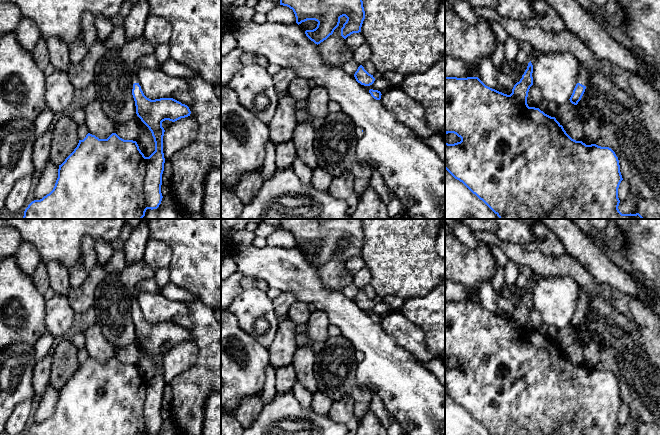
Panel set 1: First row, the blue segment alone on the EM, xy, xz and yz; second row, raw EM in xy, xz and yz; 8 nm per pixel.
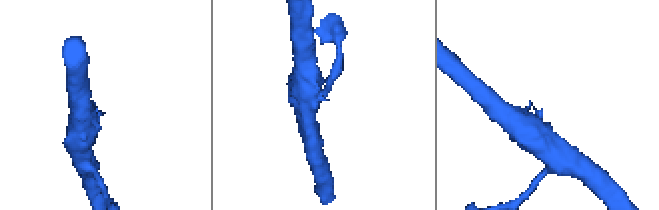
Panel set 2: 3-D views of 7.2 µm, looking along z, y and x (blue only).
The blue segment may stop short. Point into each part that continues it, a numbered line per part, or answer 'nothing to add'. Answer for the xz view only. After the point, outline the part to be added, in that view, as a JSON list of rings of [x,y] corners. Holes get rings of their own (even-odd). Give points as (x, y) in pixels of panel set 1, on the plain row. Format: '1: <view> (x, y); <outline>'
nothing to add

